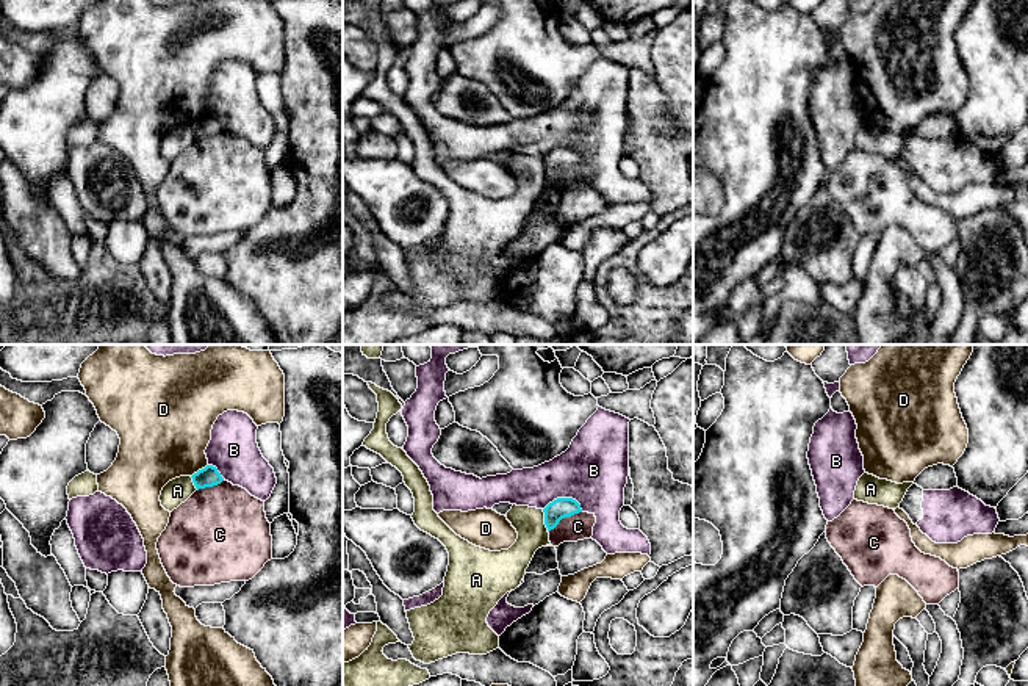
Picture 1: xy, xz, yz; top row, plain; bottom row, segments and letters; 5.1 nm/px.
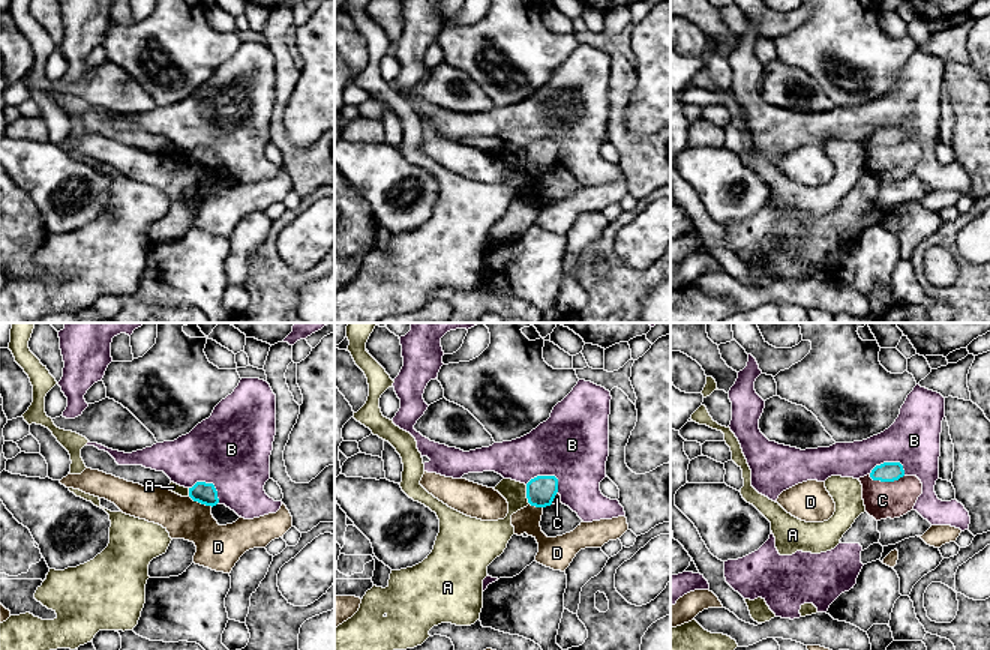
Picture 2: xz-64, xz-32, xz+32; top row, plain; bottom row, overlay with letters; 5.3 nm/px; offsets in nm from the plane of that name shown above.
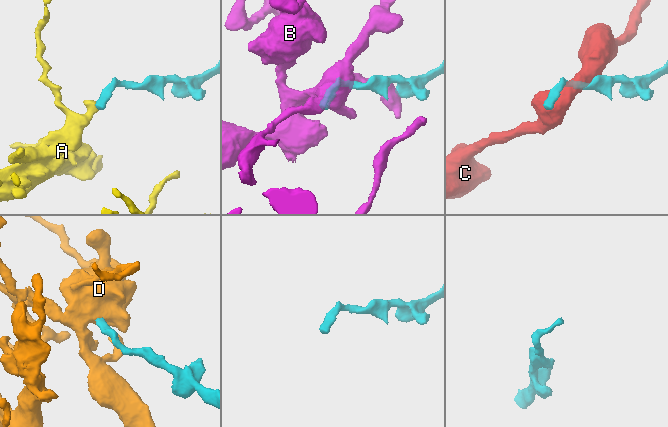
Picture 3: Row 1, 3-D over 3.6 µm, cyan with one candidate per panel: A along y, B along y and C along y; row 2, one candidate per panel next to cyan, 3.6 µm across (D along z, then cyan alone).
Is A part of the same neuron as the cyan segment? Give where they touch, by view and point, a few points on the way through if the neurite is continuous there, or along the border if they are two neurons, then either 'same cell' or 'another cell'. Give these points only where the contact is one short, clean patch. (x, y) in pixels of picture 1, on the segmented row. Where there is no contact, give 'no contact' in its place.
contact xz (545, 520); border xz (542, 509), (548, 530); another cell

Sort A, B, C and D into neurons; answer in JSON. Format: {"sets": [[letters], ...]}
{"sets": [["A"], ["B"], ["C"], ["D"]]}

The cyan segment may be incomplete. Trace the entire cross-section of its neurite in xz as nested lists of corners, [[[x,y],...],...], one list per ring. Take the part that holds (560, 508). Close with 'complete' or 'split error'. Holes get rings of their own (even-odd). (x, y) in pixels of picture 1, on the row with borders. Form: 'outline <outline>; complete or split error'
outline [[[557,498],[549,503],[545,509],[545,525],[548,531],[554,529],[559,522],[565,517],[582,512],[580,504],[573,498]]]; complete

